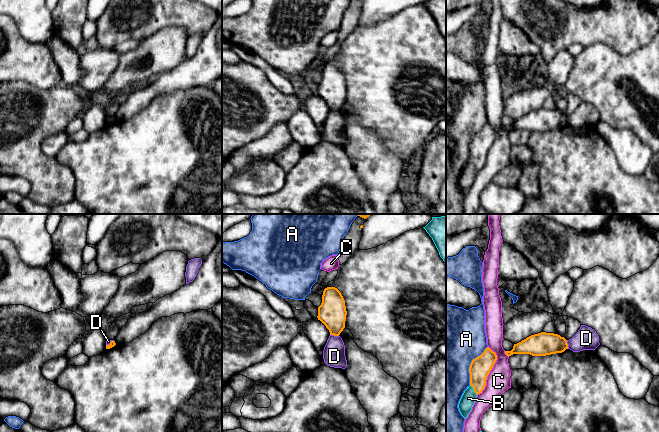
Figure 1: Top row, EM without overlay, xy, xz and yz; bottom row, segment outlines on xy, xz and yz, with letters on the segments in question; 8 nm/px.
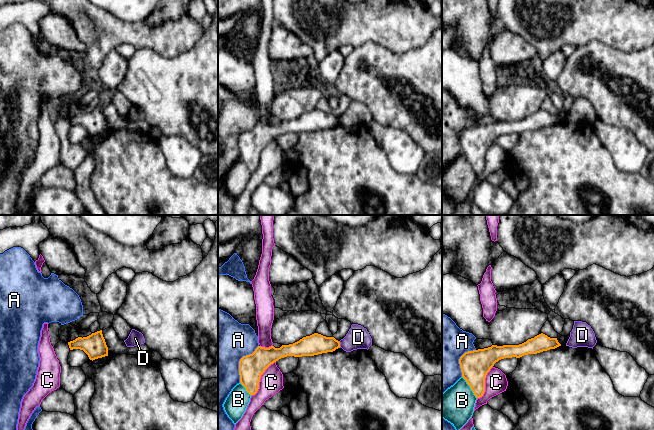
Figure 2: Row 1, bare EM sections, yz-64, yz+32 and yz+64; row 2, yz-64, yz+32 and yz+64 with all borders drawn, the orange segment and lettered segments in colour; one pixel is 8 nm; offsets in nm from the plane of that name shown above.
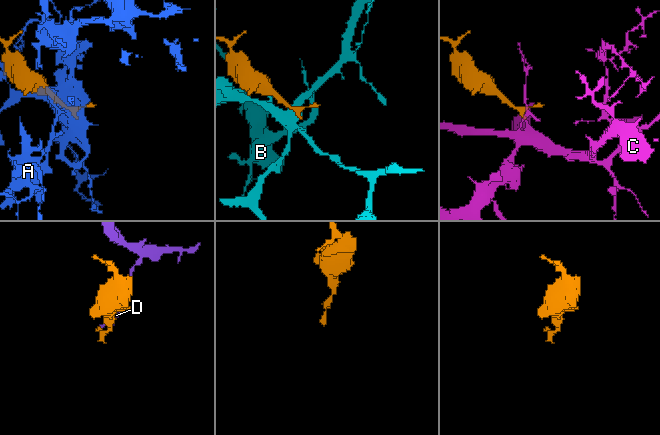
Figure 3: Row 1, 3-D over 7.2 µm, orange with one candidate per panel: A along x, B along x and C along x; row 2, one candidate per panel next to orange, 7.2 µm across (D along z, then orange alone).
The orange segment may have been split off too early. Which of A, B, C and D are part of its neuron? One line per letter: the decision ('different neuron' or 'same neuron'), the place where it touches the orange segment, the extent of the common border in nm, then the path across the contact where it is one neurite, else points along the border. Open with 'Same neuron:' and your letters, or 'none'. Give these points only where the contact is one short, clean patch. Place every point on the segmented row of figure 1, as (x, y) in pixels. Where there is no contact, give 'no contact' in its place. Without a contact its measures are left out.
Same neuron: none
A: different neuron; contact yz (470, 364); length 340 nm
B: different neuron; contact yz (473, 388); length 110 nm
C: different neuron; contact yz (490, 370); length 400 nm
D: different neuron; contact xz (334, 335); length 70 nm; border xz (330, 334), (338, 336)

